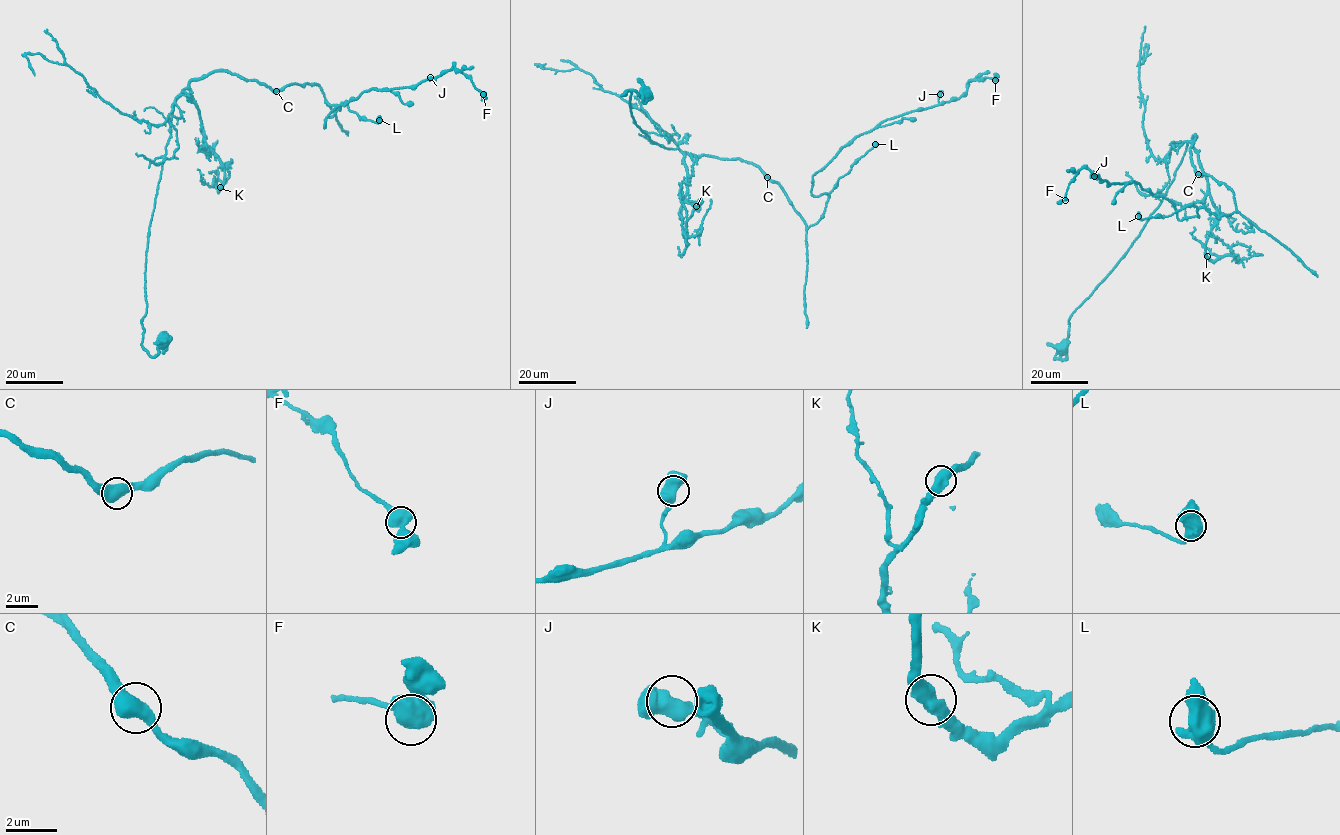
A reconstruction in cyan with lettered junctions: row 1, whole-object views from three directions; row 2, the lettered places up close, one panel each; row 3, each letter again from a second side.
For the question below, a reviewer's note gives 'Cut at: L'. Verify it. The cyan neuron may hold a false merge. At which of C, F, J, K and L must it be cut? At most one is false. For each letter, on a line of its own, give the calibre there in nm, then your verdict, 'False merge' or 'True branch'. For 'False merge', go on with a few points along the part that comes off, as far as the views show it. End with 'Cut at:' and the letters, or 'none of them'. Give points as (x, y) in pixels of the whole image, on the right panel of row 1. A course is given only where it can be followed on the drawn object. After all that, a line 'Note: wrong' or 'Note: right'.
C: Thickness 600 nm. True branch
F: Thickness 700 nm. True branch
J: Thickness 650 nm. True branch
K: Thickness 650 nm. True branch
L: Thickness 700 nm. True branch
Cut at: none of them
Note: wrong

